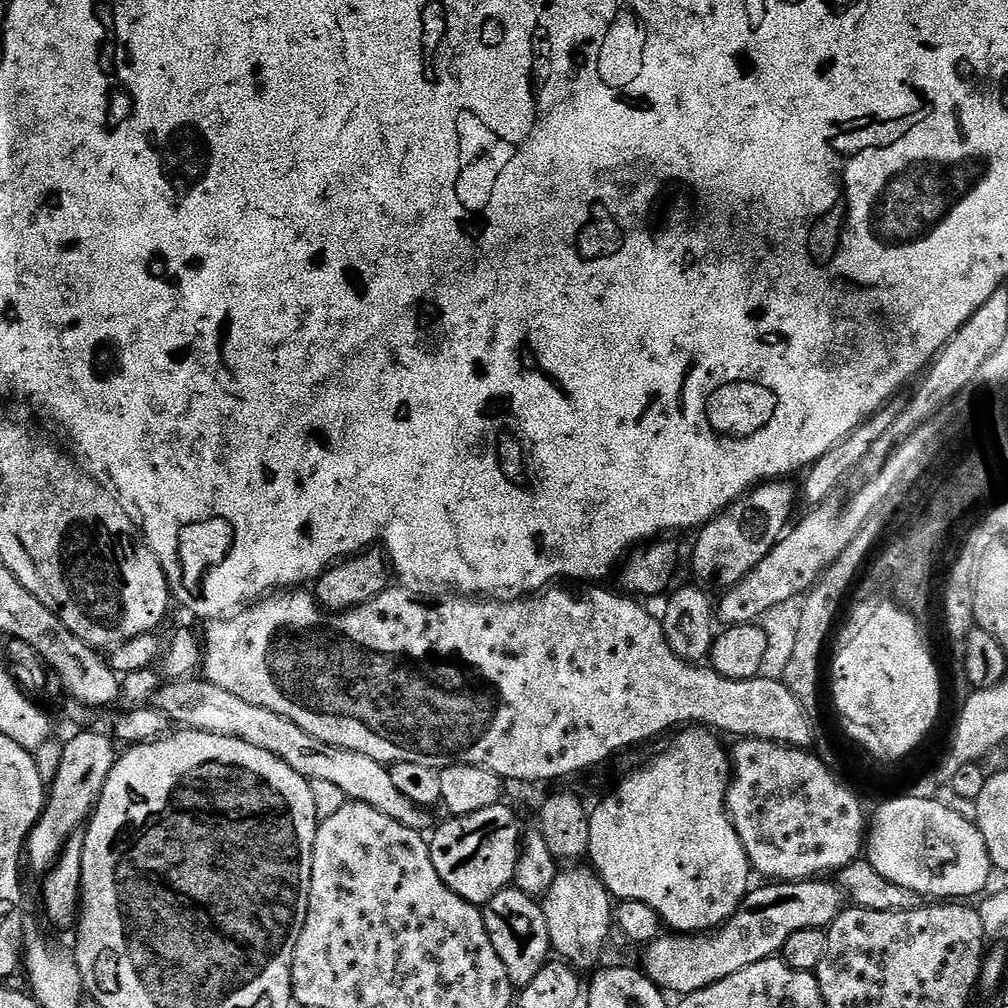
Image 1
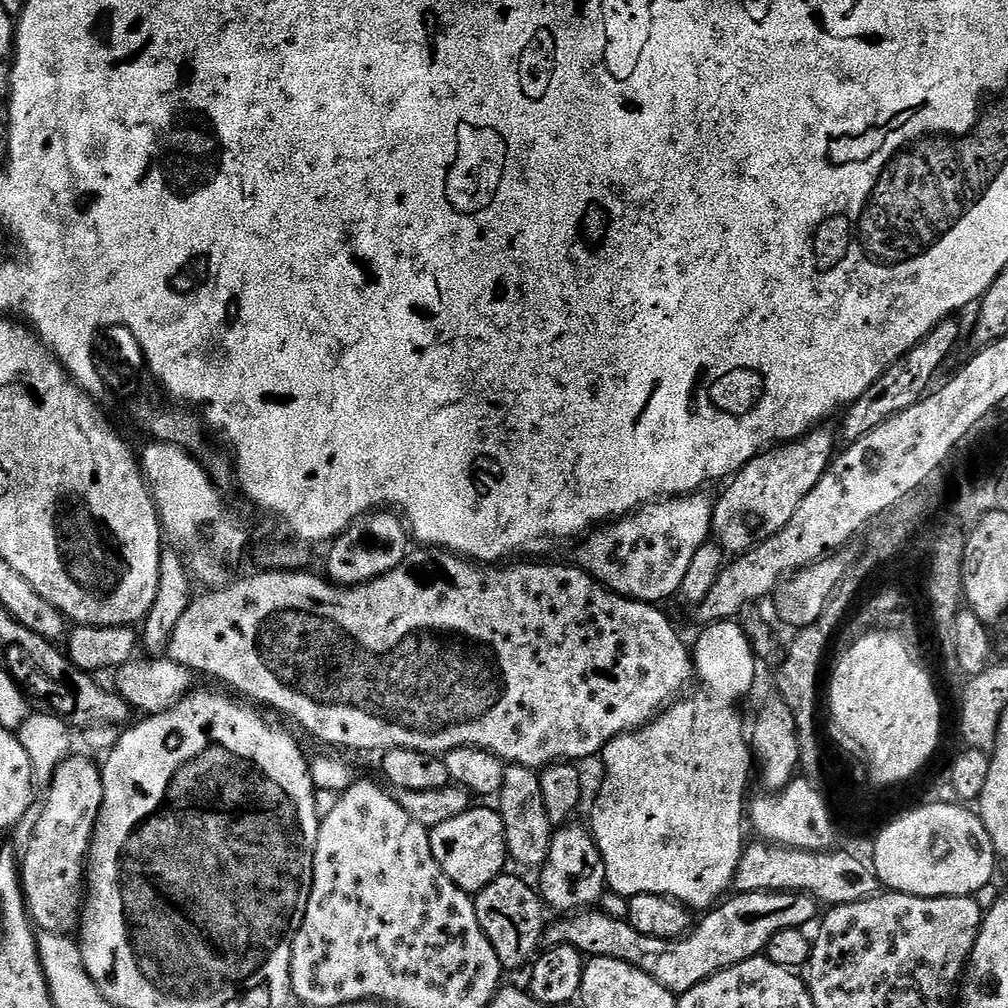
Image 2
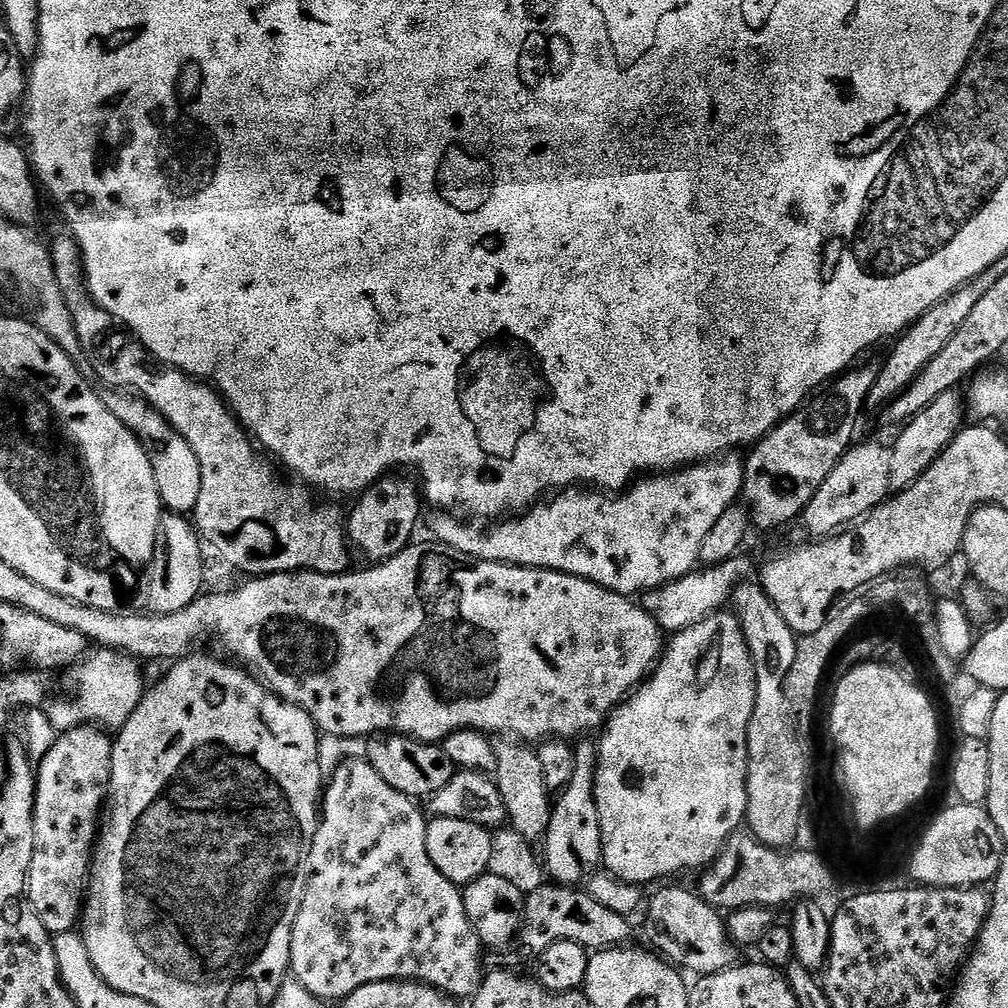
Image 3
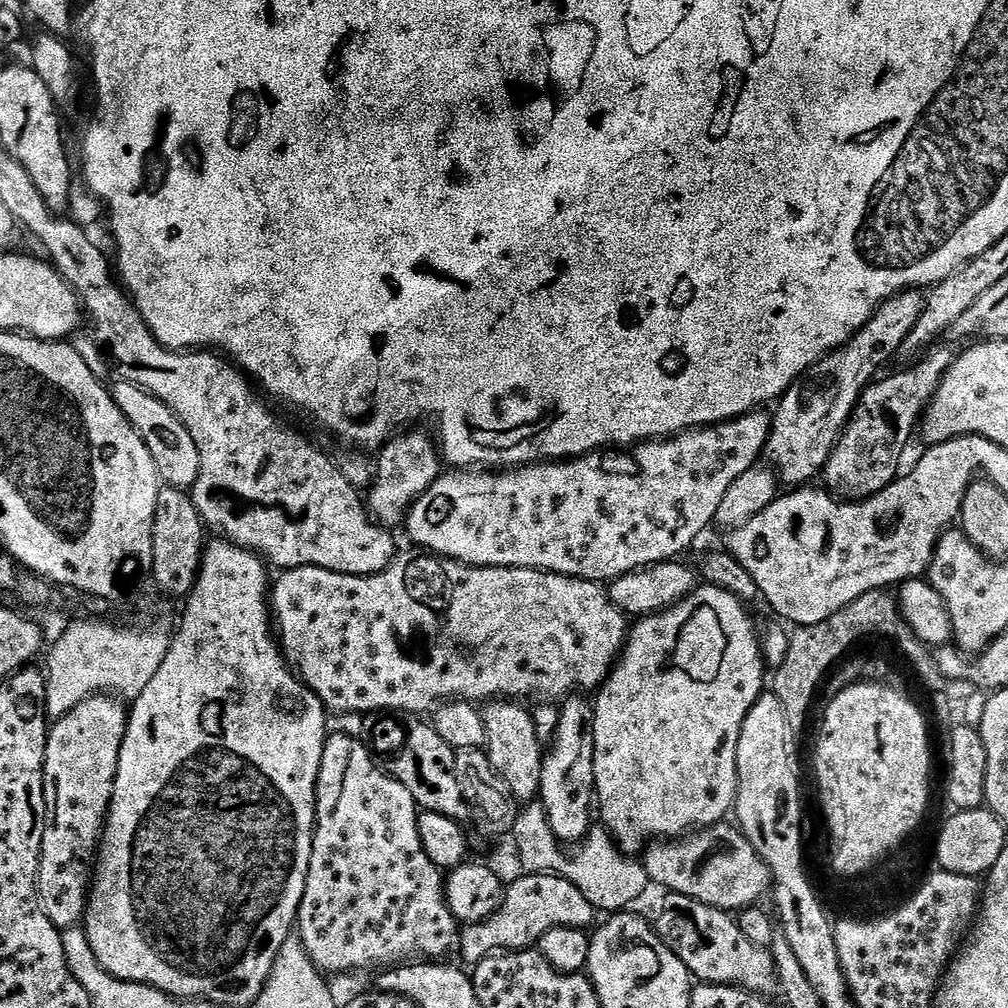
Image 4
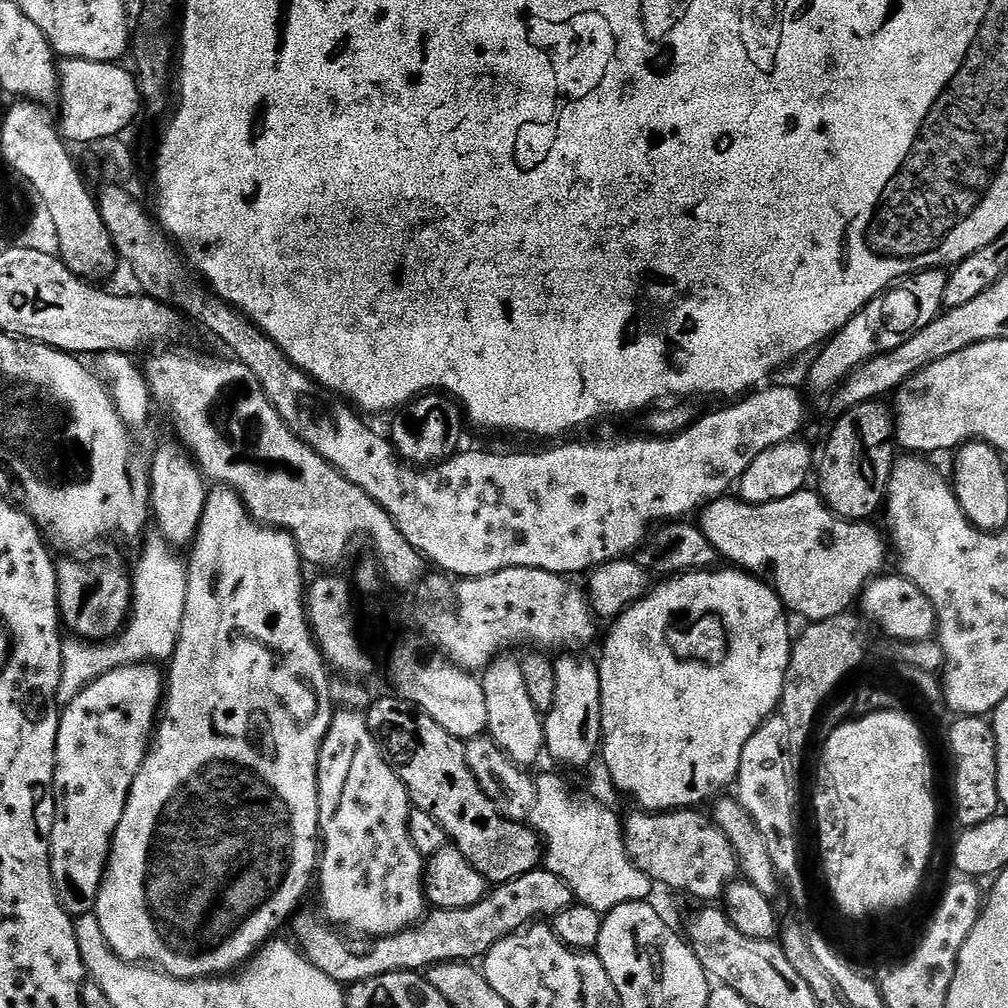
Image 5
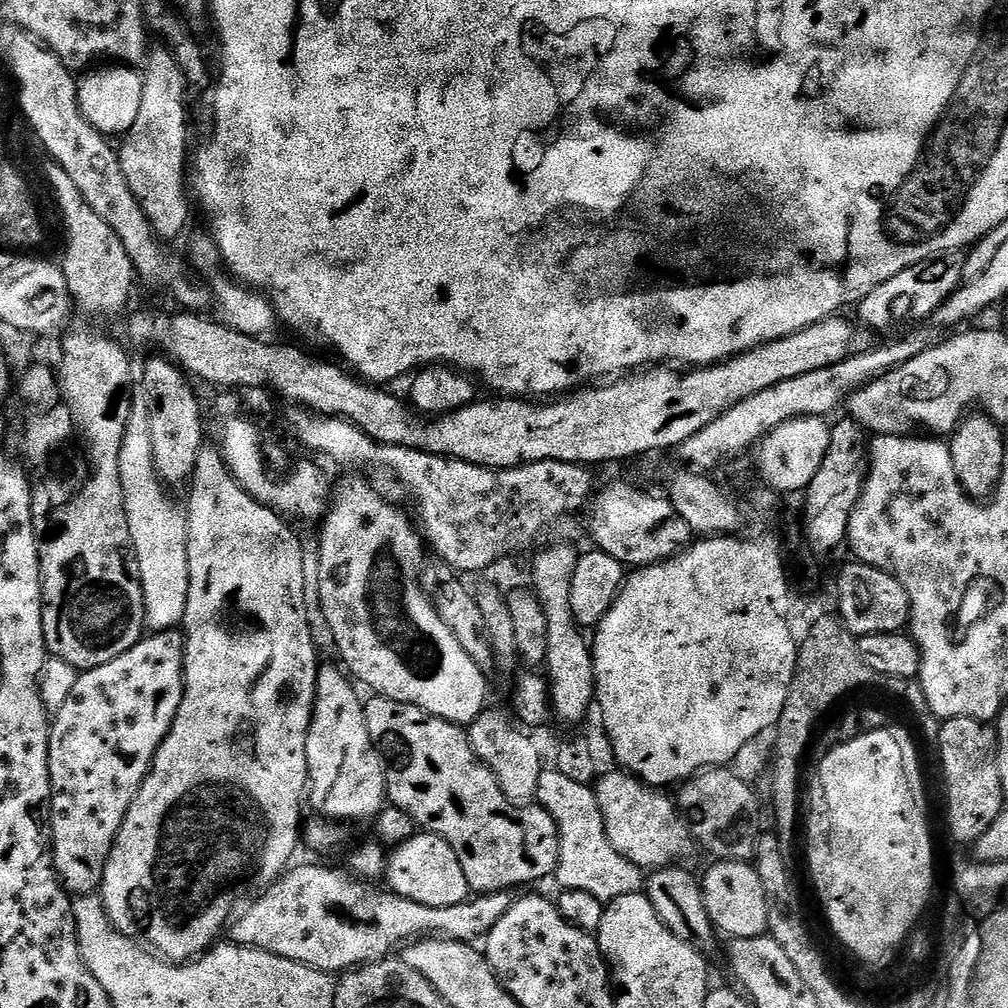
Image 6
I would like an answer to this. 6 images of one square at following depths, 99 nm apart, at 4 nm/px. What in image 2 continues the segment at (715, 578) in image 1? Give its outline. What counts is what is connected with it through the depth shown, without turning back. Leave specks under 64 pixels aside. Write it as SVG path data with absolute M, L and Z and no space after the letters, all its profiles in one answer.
M817 426L798 440L783 446L773 446L767 452L761 452L741 472L731 477L730 483L727 485L729 488L721 494L720 500L718 496L712 509L712 536L715 543L719 544L725 553L749 552L751 548L756 548L762 542L766 542L766 538L774 538L774 534L778 534L778 530L787 526L790 518L794 518L794 510L798 510L798 506L802 506L802 498L806 498L806 494L810 494L810 490L814 490L814 486L818 486L822 474L826 474L828 465L837 455L836 440L838 444L838 436L833 429L832 432L828 426Z

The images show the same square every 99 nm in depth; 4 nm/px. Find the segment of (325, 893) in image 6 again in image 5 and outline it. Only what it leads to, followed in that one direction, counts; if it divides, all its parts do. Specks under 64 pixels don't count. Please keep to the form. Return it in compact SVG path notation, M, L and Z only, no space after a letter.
M537 866L533 872L495 885L474 906L458 910L432 908L419 924L413 924L411 928L396 932L393 936L348 938L352 940L344 941L340 937L343 935L315 911L303 910L295 913L290 929L296 935L295 943L304 957L318 966L326 978L334 978L334 982L341 986L351 986L366 978L378 978L391 972L420 972L437 964L479 961L502 938L514 935L519 928L541 918L557 916L572 903L574 897L566 882L562 882L558 874L550 874L547 868Z

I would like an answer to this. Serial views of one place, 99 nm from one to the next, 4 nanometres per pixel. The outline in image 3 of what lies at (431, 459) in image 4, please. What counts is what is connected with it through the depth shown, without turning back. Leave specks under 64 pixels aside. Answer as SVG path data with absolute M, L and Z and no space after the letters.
M404 474L381 476L379 482L371 484L359 493L352 513L346 516L346 536L351 547L365 556L365 561L379 562L398 555L403 548L413 543L416 523L420 520L422 492L415 479L407 480Z

